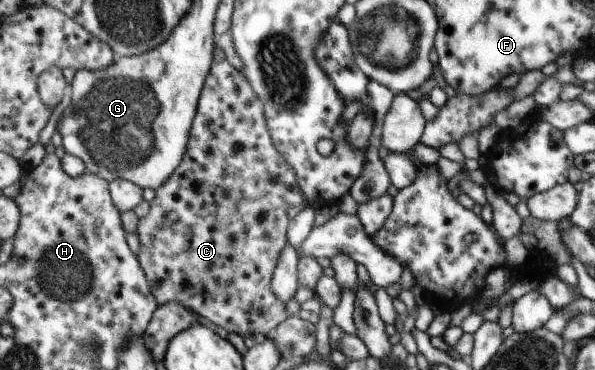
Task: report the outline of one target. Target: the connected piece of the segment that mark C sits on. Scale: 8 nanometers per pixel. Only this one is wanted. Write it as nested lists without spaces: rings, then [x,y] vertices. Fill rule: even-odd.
[[[216,47],[213,53],[211,70],[205,79],[203,90],[199,97],[197,112],[191,125],[186,153],[183,155],[180,165],[167,179],[167,182],[164,182],[164,185],[156,190],[156,196],[150,202],[148,214],[139,218],[137,230],[135,231],[138,239],[140,239],[140,251],[137,258],[142,271],[145,273],[148,285],[151,287],[152,295],[157,301],[157,305],[176,302],[192,313],[206,318],[206,320],[209,320],[216,326],[223,328],[229,334],[238,334],[242,337],[248,334],[262,334],[269,337],[275,331],[276,326],[279,326],[289,318],[285,303],[281,302],[272,291],[271,281],[280,252],[287,244],[289,223],[306,206],[308,205],[301,189],[298,187],[295,171],[274,147],[266,123],[263,103],[254,93],[250,82],[239,70],[236,70],[229,64],[224,52]]]

